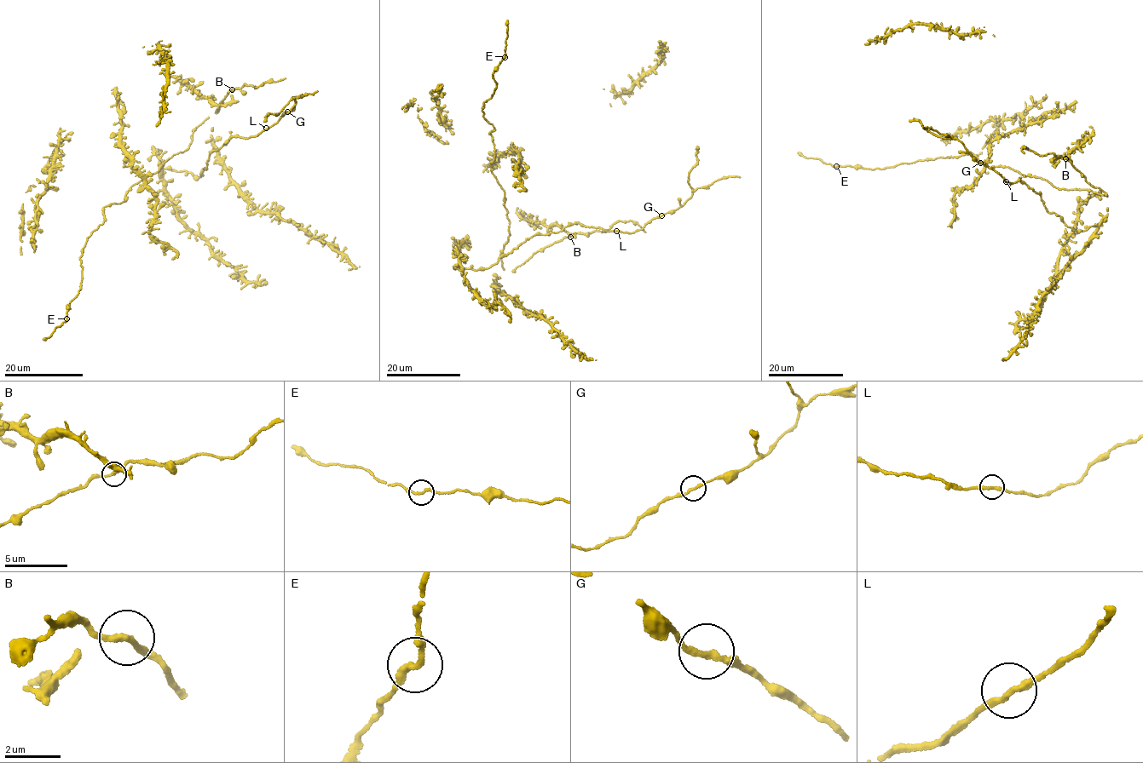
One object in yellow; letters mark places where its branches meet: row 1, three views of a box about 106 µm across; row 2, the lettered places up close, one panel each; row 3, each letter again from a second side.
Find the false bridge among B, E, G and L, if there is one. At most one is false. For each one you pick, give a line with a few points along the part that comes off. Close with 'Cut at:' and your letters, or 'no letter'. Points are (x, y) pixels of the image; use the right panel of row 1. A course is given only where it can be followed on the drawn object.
Cut at: no letter

